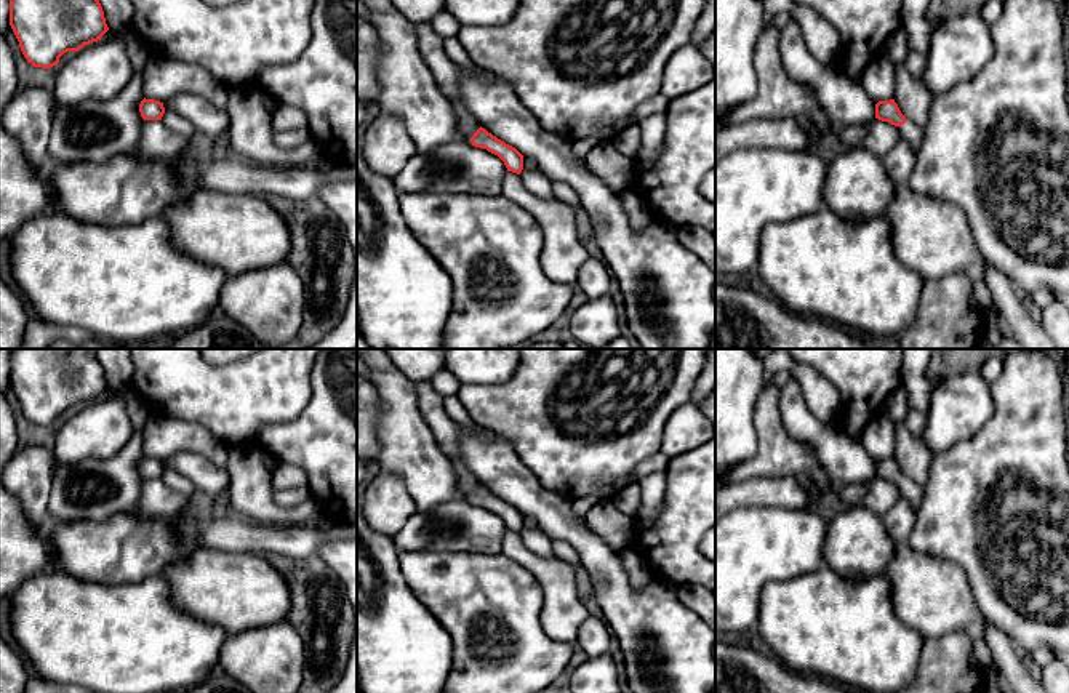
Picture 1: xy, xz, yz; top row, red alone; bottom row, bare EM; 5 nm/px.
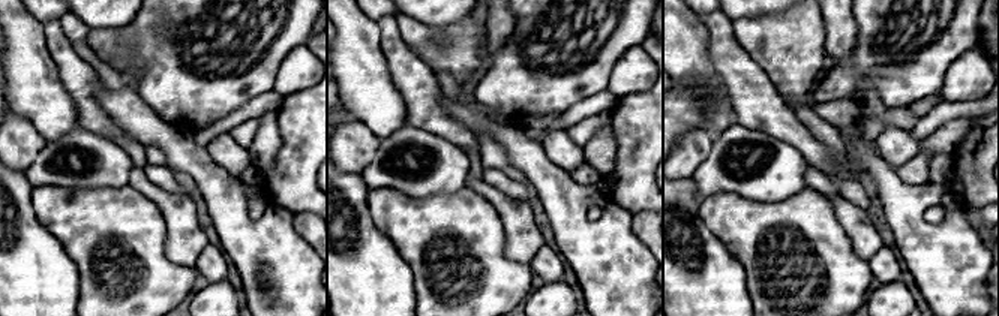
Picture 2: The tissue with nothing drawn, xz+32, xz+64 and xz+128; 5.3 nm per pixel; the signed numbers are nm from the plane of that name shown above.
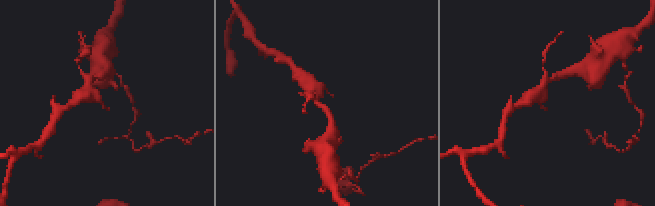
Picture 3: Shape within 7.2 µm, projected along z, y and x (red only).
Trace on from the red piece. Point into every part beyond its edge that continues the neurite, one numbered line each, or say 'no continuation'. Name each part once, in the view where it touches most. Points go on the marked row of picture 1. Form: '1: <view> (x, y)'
1: yz (912, 133)

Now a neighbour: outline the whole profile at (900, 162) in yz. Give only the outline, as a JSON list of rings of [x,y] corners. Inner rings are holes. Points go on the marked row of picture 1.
[[[901,138],[882,158],[882,163],[888,179],[895,186],[903,186],[907,184],[915,168],[917,152],[906,139]]]

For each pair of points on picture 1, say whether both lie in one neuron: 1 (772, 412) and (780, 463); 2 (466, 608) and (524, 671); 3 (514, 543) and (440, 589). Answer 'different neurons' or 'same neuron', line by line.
1: same neuron
2: same neuron
3: different neurons

